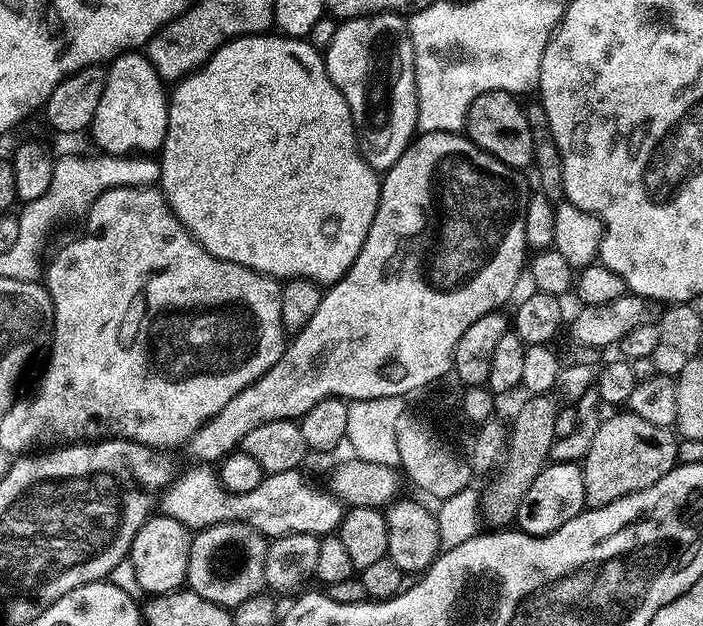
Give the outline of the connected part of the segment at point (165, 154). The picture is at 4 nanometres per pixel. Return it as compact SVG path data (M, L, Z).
M273 34L238 36L234 40L226 41L199 70L179 81L179 83L173 87L176 89L171 89L168 97L168 129L166 130L166 138L164 139L164 147L161 148L158 153L160 162L160 178L158 184L163 191L164 199L168 201L169 207L172 208L172 213L180 219L186 231L210 254L214 254L223 260L234 262L238 266L246 266L250 270L261 272L263 276L287 278L289 280L312 280L315 284L321 286L331 286L337 284L346 273L348 273L350 266L354 262L354 258L358 258L358 254L362 250L362 242L366 242L366 234L370 234L370 226L374 222L374 214L378 210L381 177L378 175L377 169L370 167L370 165L360 157L360 149L356 143L356 128L352 124L350 106L346 106L346 98L342 98L338 86L334 86L334 82L328 76L328 67L324 64L324 56L321 55L317 49L313 48L307 39L293 38L283 34L272 35Z

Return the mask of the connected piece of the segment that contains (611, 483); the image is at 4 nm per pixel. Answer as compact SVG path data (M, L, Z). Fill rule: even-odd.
M627 410L613 412L616 412L613 416L605 415L601 419L594 442L590 442L590 450L582 461L586 486L584 502L588 508L601 508L632 492L646 490L678 463L678 440L672 428L654 426L654 422L646 422L646 418L638 418L638 414Z

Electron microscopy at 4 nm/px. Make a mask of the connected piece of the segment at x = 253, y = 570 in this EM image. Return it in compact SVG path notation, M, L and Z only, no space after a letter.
M233 522L201 528L193 535L187 587L218 606L235 610L246 598L261 595L269 541L250 524Z

